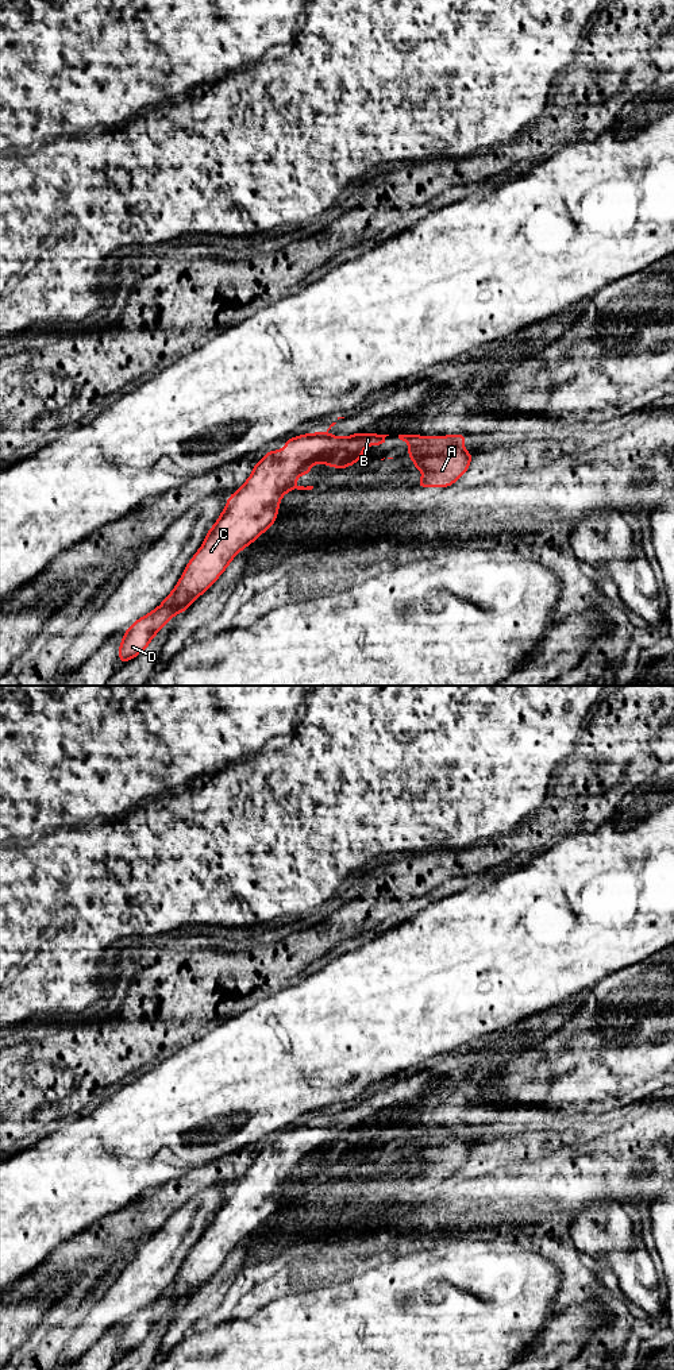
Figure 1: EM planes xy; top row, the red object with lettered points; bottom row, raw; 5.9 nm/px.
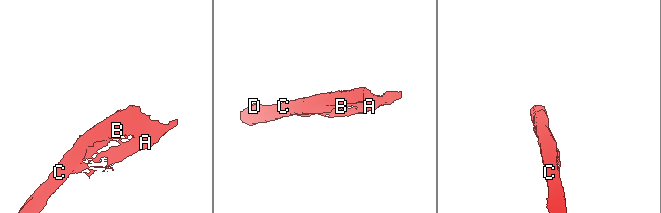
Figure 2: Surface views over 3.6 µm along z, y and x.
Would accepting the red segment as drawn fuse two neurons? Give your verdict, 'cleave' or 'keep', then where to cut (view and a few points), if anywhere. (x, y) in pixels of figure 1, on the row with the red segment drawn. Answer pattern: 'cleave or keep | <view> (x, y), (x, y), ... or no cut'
cleave | xy (463, 450), (449, 455), (431, 455), (424, 460), (420, 470)

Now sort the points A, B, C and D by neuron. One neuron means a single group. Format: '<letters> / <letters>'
A / B C D

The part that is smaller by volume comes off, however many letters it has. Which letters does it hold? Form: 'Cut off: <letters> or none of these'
Cut off: A

